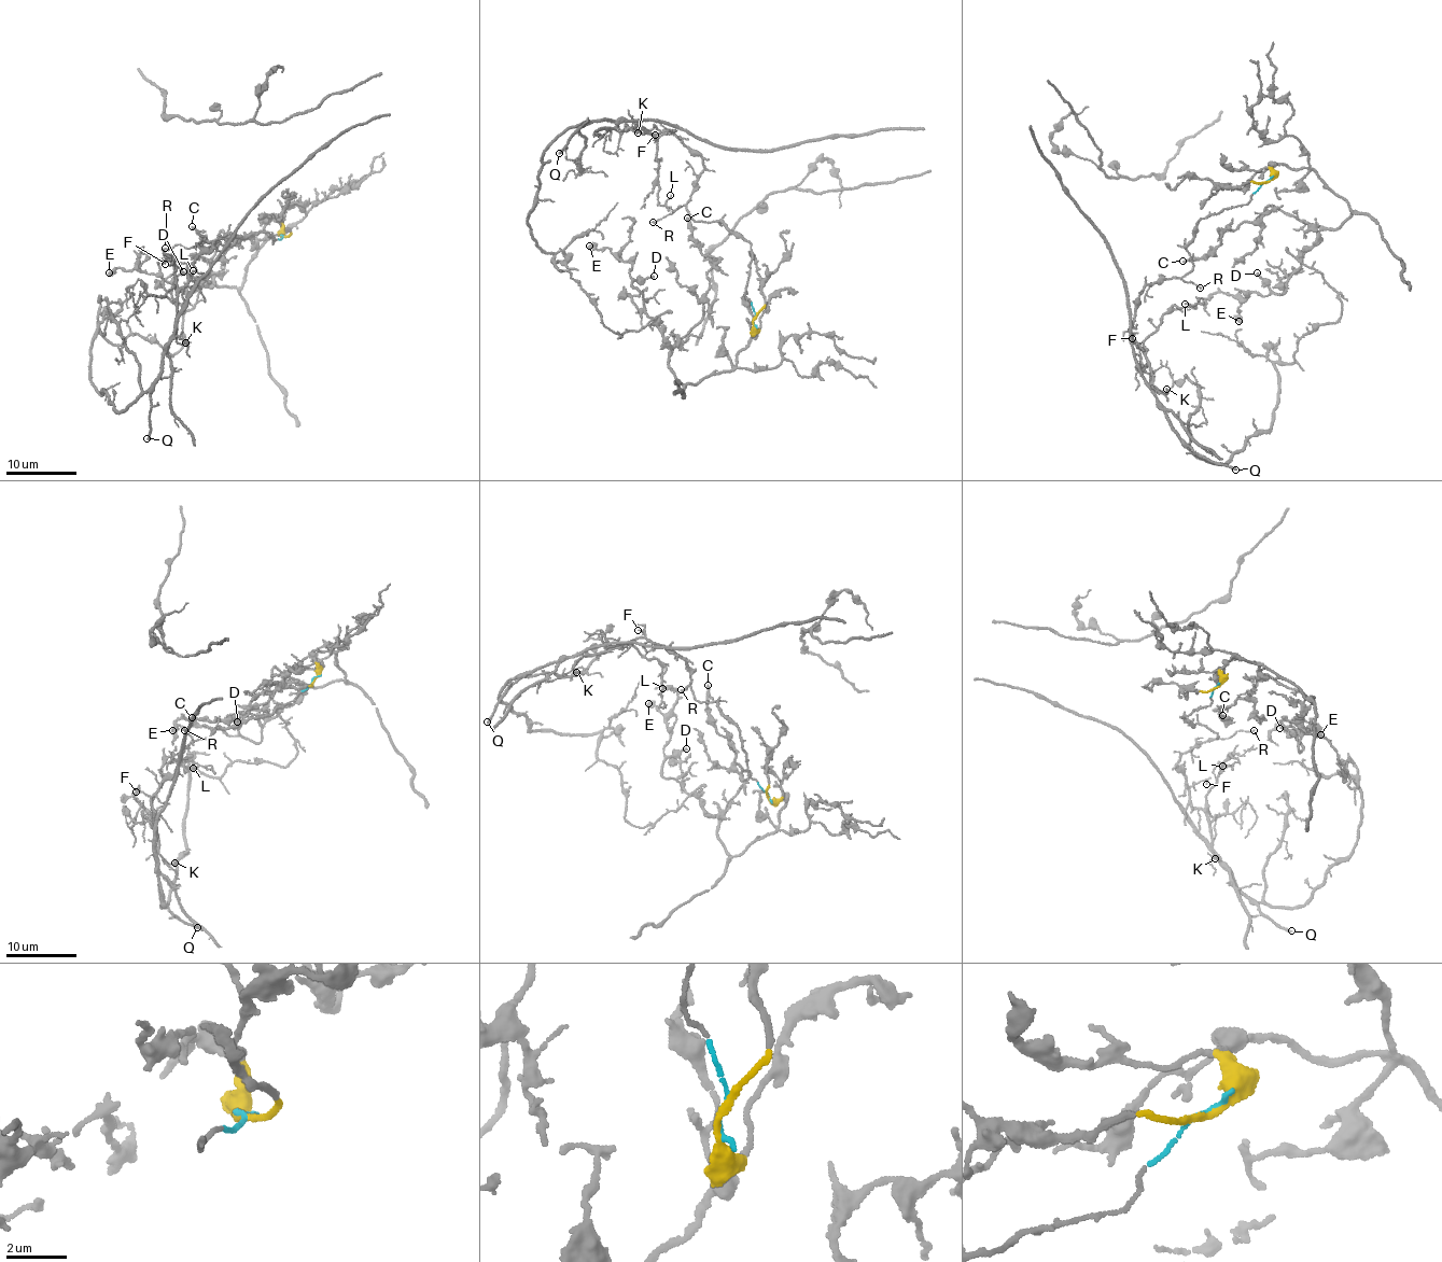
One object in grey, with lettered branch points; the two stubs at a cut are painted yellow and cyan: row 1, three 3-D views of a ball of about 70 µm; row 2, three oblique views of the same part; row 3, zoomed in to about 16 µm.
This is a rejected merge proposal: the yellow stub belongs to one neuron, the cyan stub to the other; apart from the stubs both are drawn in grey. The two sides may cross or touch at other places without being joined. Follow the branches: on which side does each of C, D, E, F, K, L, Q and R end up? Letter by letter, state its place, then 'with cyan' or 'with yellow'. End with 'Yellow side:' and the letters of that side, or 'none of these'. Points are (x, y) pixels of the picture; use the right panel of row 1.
C: (1182, 261) | with yellow
D: (1257, 272) | with yellow
E: (1238, 321) | with yellow
F: (1132, 338) | with cyan
K: (1166, 389) | with cyan
L: (1185, 304) | with cyan
Q: (1235, 470) | with cyan
R: (1200, 288) | with cyan
Yellow side: C, D, E

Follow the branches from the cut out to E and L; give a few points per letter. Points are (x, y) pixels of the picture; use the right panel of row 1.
E: (1265, 181), (1278, 164), (1311, 168), (1353, 212), (1305, 248), (1285, 292), (1248, 293), (1237, 310), (1238, 322)
L: (1265, 181), (1201, 219), (1188, 274), (1139, 294), (1133, 344), (1143, 351), (1173, 305), (1185, 305)

